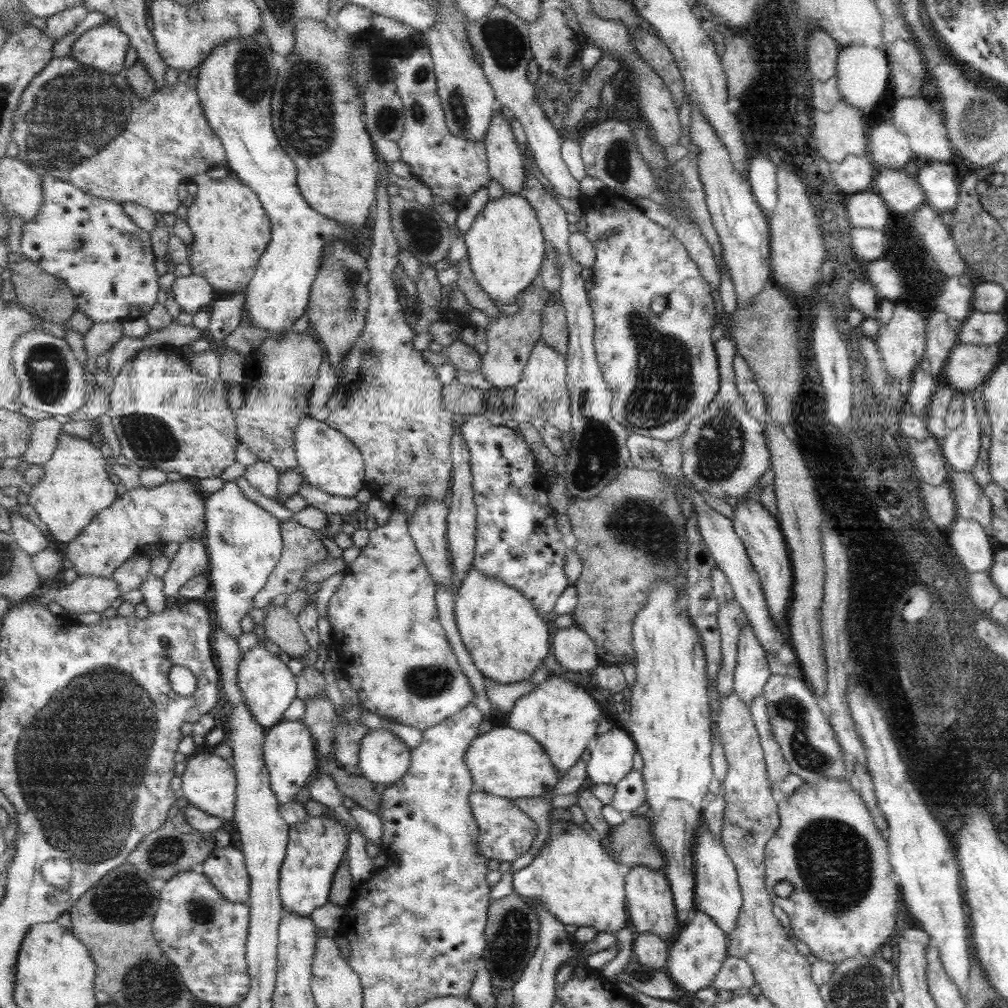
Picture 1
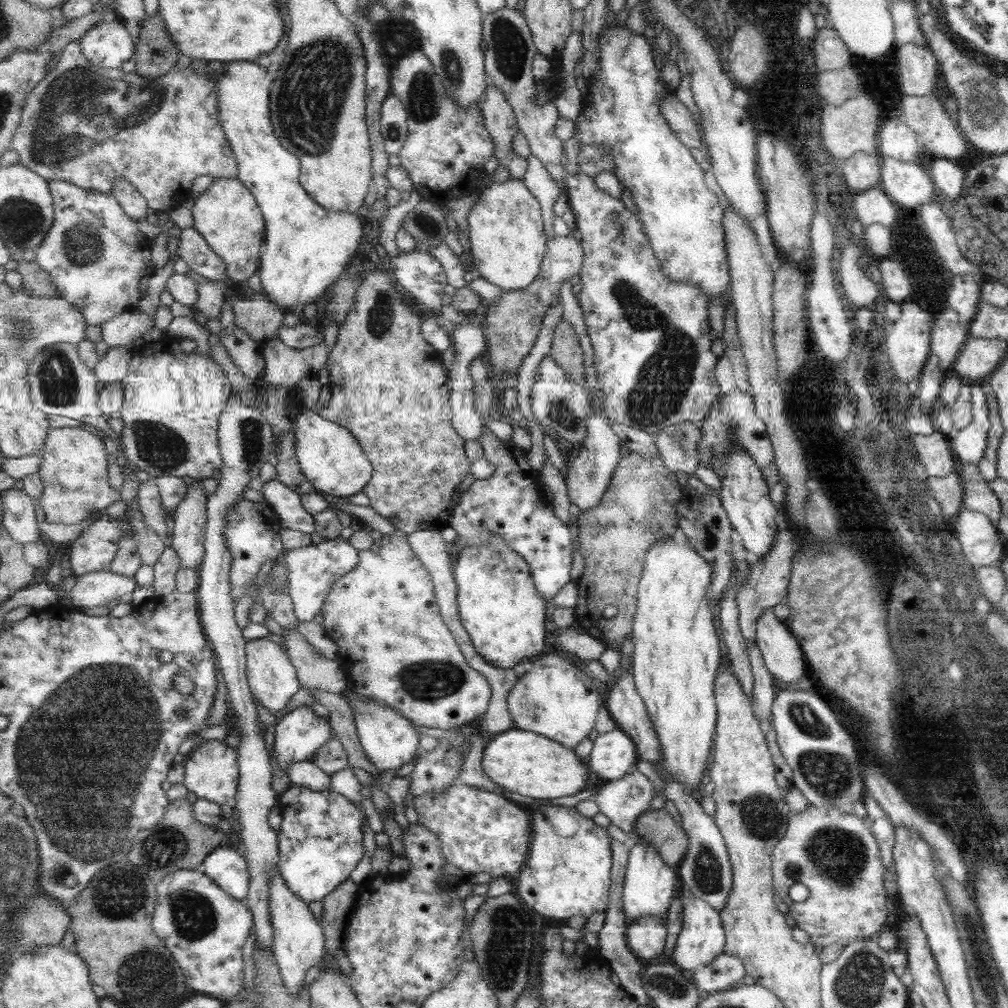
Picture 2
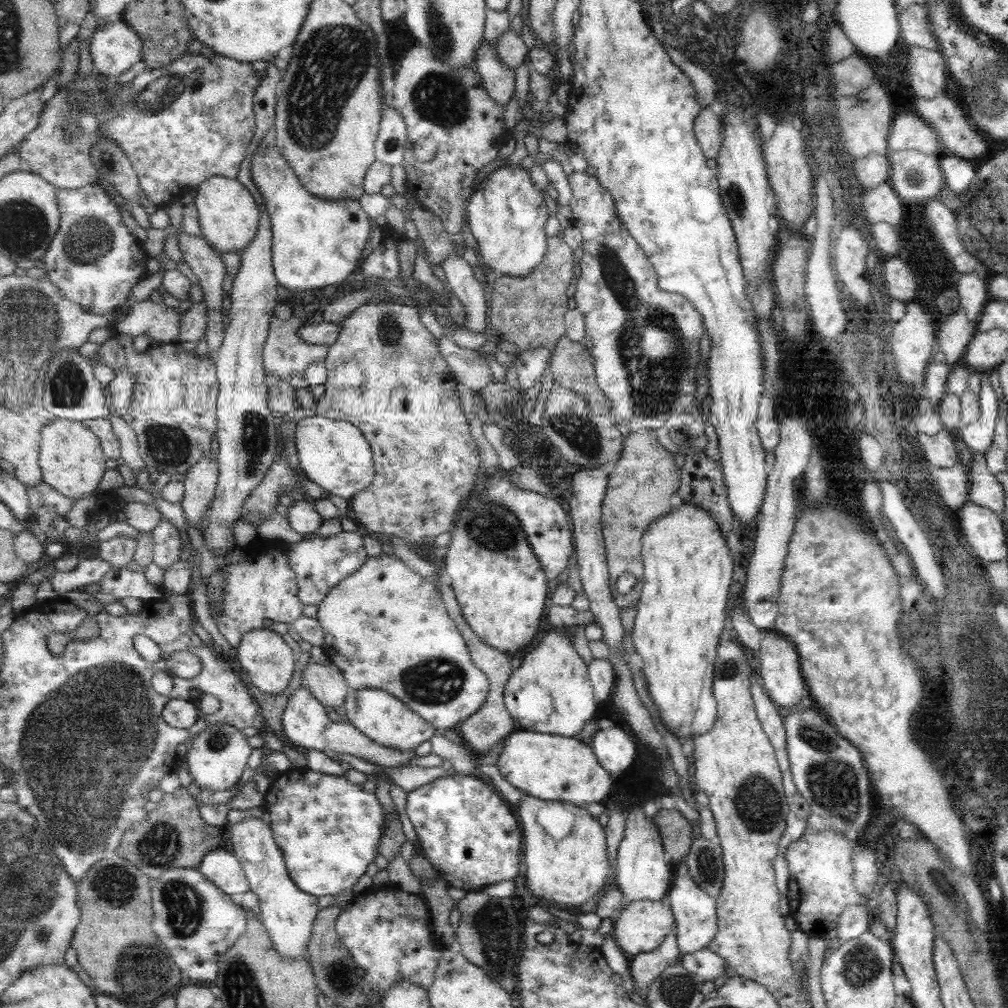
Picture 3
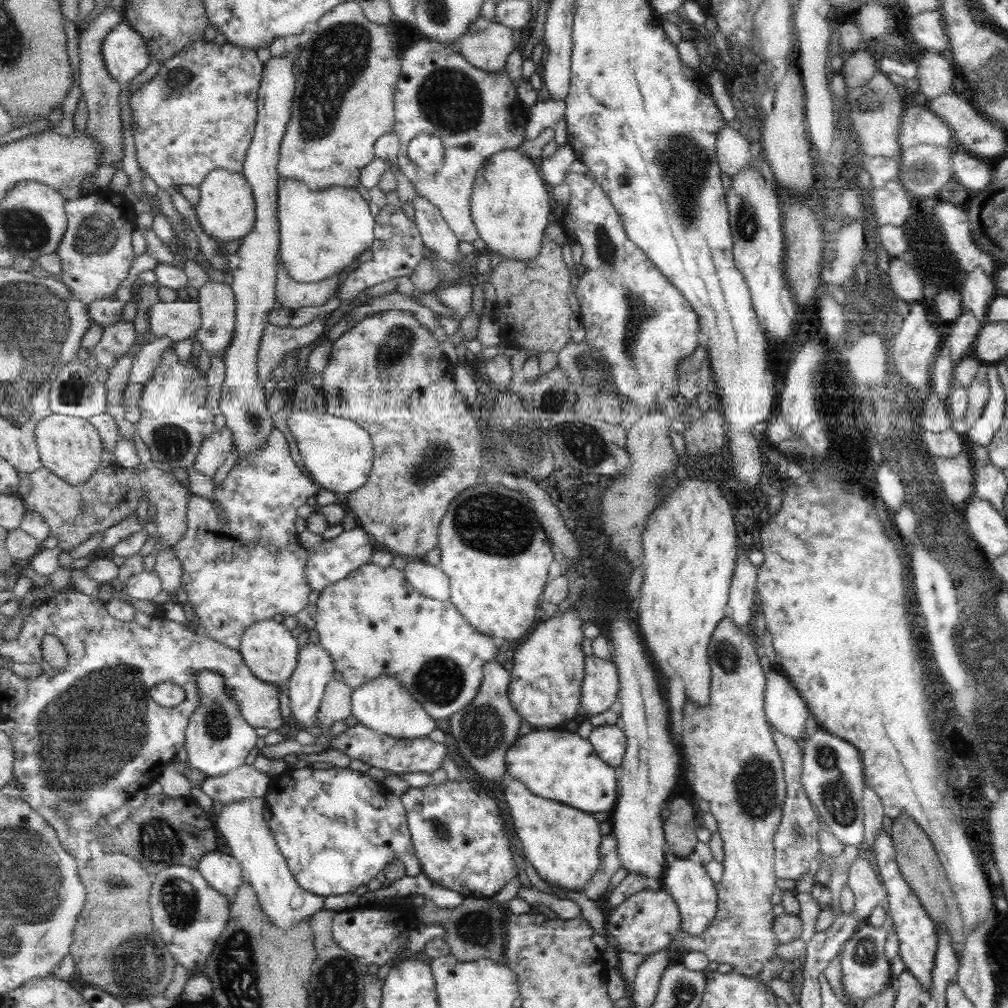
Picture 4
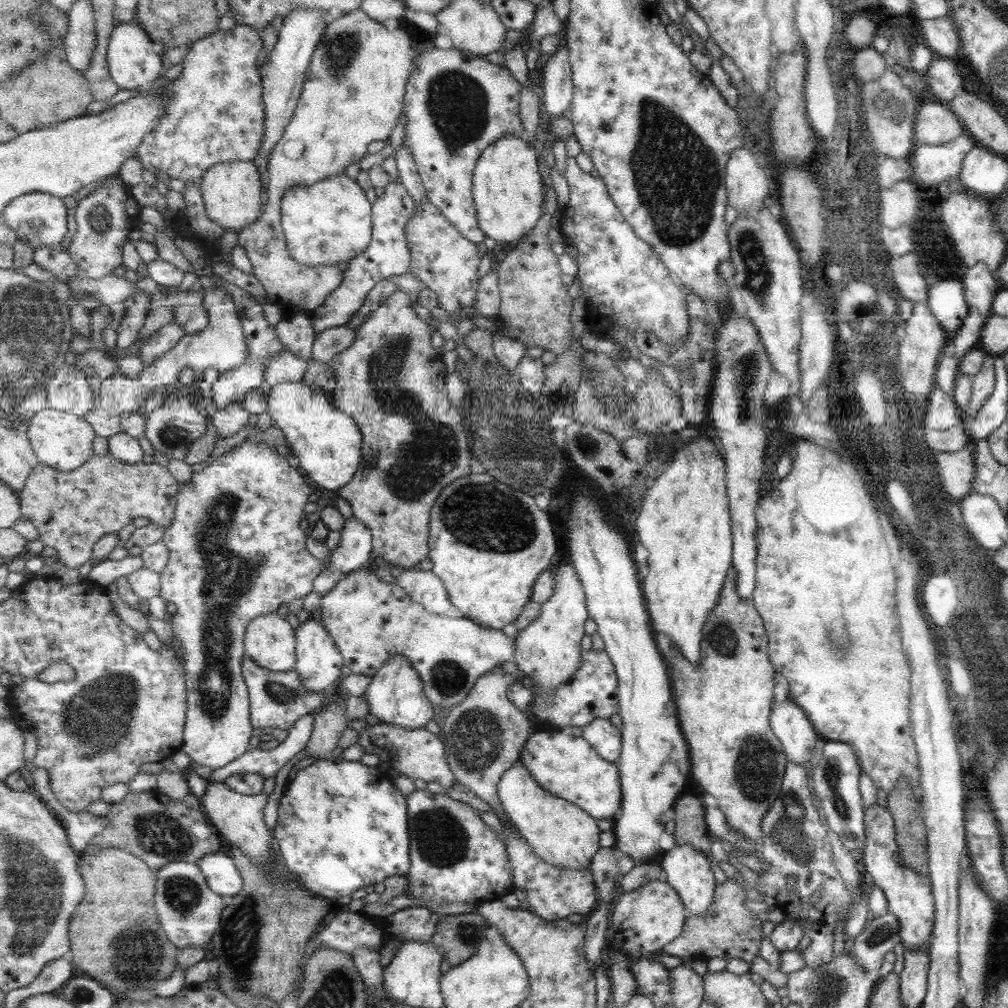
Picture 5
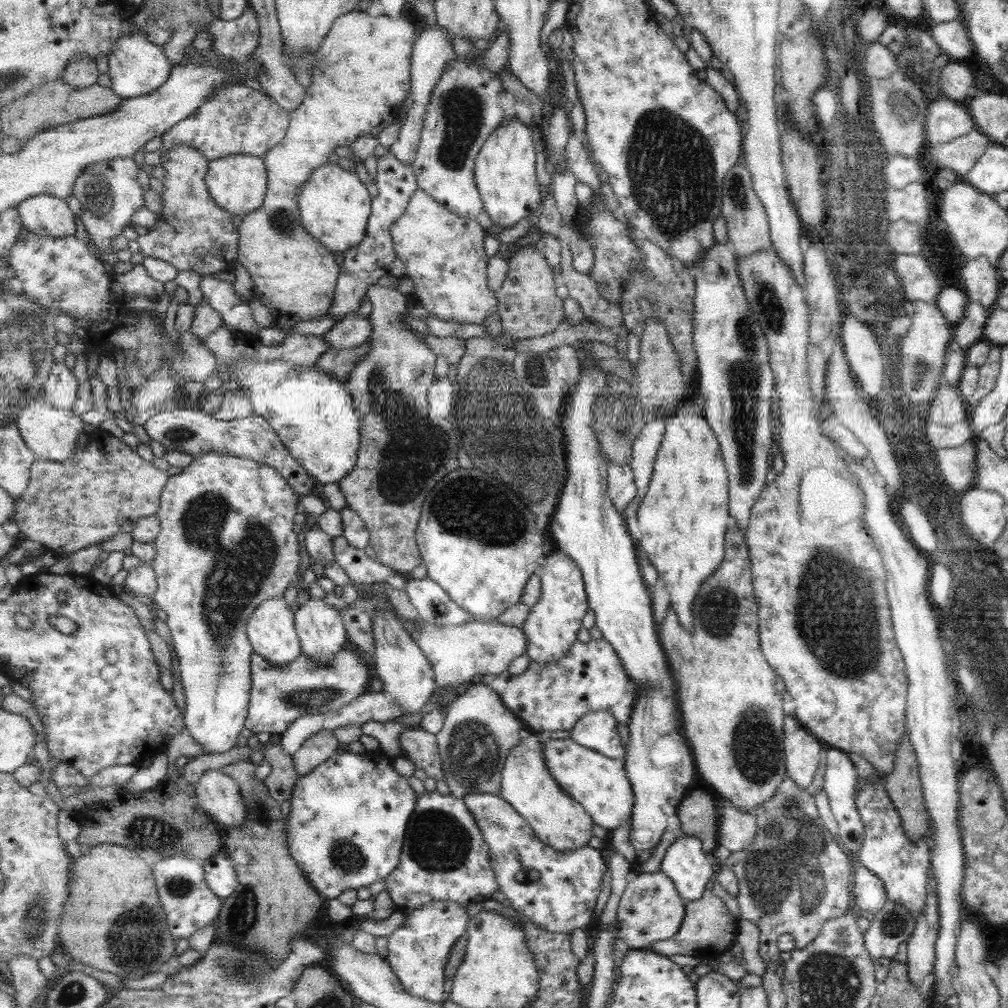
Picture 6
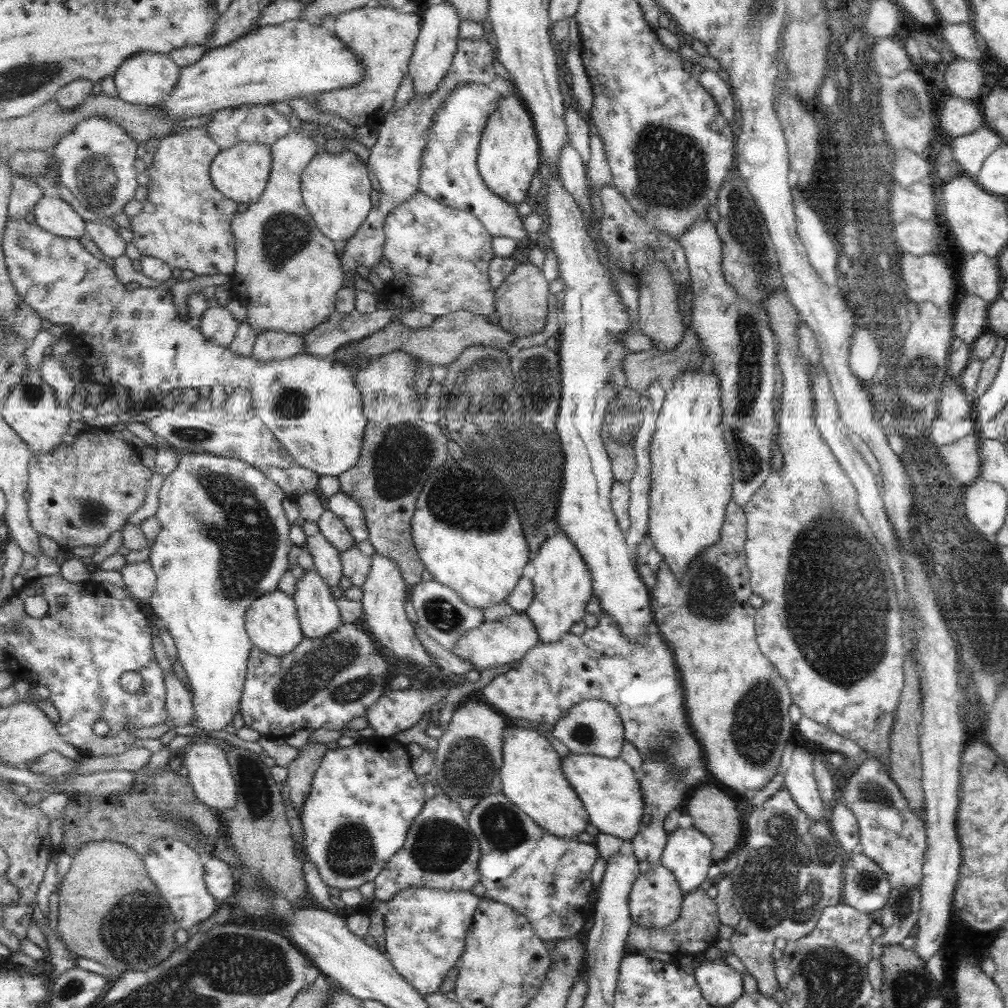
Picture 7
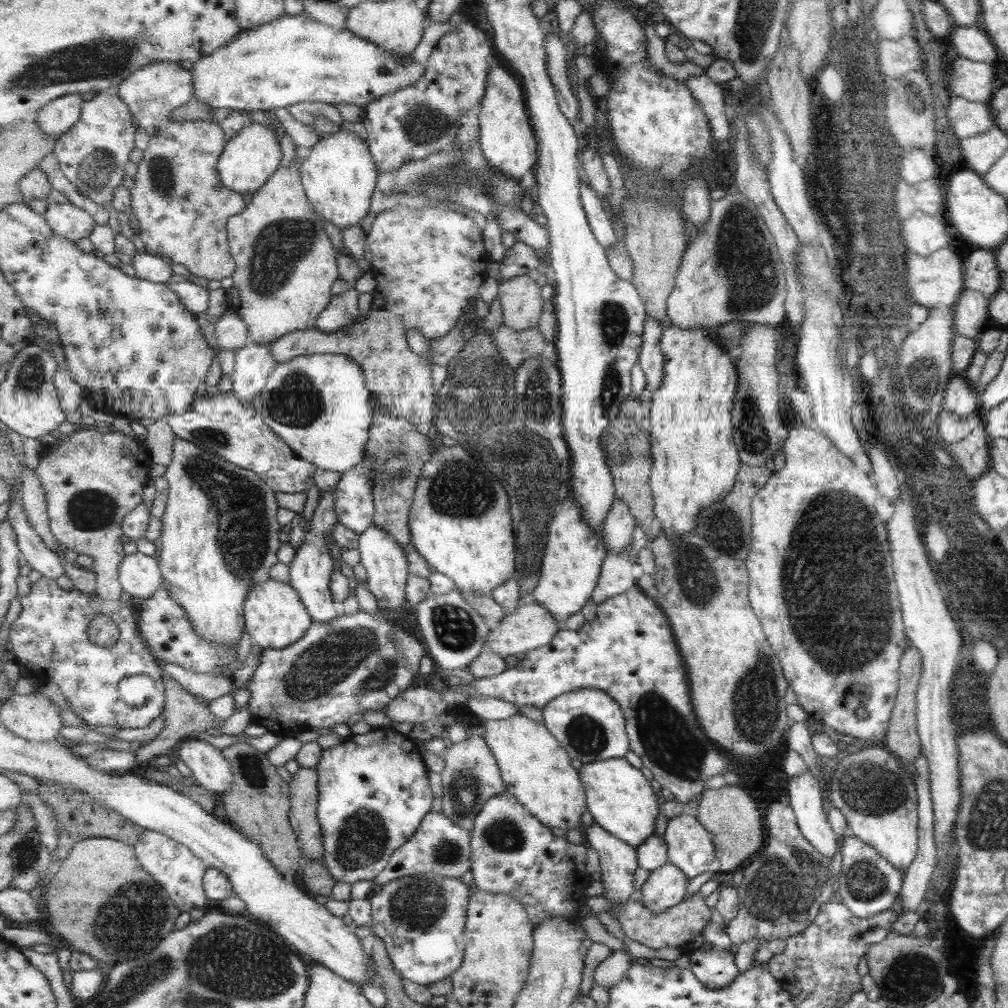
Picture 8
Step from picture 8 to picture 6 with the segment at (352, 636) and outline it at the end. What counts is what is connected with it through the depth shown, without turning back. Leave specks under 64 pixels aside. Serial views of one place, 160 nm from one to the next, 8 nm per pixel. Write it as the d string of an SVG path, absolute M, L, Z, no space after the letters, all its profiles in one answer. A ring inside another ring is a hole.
M348 641L330 662L318 662L303 653L293 663L282 666L271 664L265 656L255 652L252 656L253 688L246 728L253 734L265 731L282 735L291 723L302 716L338 711L369 692L369 682L373 676L371 661Z

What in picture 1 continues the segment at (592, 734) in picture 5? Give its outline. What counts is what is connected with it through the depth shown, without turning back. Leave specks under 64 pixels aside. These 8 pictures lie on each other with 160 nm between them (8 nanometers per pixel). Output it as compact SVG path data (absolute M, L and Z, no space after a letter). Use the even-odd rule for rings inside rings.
M615 728L597 740L589 759L589 776L596 784L619 784L633 771L633 754L638 745L630 733Z

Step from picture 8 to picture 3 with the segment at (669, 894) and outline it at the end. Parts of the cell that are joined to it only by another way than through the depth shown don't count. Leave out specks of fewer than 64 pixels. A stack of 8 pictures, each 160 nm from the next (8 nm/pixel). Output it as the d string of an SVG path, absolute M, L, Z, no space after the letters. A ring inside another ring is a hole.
M636 900L629 906L621 909L615 919L613 928L614 939L617 945L630 957L635 958L642 953L654 953L664 944L667 935L670 935L676 928L674 909L665 906L659 900Z

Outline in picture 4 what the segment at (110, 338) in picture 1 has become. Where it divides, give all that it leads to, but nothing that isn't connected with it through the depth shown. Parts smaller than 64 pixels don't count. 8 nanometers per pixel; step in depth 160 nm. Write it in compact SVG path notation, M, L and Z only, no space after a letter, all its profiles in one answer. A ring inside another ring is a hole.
M159 301L150 306L148 315L153 338L167 337L173 342L193 339L202 326L198 301Z

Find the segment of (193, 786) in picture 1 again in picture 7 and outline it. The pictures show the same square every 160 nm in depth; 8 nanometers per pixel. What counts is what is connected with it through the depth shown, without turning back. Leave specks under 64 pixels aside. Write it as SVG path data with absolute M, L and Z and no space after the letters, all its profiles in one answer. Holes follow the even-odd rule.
M178 450L179 467L164 480L160 492L160 507L156 517L161 523L162 529L160 535L151 542L150 563L154 571L158 573L158 587L155 589L154 595L149 599L149 603L153 613L161 616L166 621L166 628L172 634L175 644L178 648L178 658L186 671L188 684L192 693L192 703L194 704L196 721L194 726L203 731L209 732L225 732L227 726L235 720L235 716L241 713L242 696L246 687L246 678L248 668L250 667L250 654L254 649L254 641L251 640L248 630L246 629L246 615L250 611L251 604L255 603L260 596L278 590L279 580L283 578L283 574L289 570L289 554L293 550L293 542L289 538L289 530L291 523L286 515L286 509L283 501L286 499L286 492L265 473L260 472L253 465L247 464L246 461L237 460L234 457L217 456L207 452L185 452Z

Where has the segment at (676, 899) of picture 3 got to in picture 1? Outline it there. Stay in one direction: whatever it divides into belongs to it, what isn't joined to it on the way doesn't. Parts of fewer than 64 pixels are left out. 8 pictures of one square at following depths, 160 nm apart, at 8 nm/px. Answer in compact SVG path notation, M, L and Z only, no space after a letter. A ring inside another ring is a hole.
M697 910L686 926L681 928L675 941L671 942L670 956L666 964L667 972L688 998L696 992L709 988L717 971L726 957L727 936L706 912Z

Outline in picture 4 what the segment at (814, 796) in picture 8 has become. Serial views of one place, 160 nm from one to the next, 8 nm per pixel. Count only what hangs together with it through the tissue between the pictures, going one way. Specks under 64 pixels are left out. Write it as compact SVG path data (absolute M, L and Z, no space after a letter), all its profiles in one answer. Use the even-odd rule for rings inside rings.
M779 668L767 671L765 709L771 727L801 743L805 736L804 720L809 712L796 688Z

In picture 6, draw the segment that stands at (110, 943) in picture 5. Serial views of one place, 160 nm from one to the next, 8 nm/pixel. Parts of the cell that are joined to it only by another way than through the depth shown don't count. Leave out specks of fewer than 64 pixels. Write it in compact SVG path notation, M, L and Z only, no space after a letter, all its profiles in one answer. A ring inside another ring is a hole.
M106 843L96 845L88 854L74 859L72 868L73 890L71 890L67 908L64 908L63 924L59 926L59 943L64 952L69 953L76 962L117 974L117 976L129 976L129 978L150 974L149 970L153 968L155 962L173 961L177 952L176 937L170 931L166 909L162 905L154 878L154 870L142 856L122 845Z

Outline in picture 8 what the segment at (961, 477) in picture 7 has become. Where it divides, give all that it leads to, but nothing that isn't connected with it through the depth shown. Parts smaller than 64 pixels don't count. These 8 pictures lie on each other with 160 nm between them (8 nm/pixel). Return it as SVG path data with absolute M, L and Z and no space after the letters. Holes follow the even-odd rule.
M982 424L975 426L967 435L952 442L951 456L967 476L977 478L989 470L989 451L987 450L988 436Z

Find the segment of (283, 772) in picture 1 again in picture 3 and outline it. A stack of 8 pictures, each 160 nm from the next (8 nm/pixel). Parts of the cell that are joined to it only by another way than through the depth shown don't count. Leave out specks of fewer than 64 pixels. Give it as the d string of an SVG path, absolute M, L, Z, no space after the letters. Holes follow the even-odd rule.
M300 686L290 696L287 708L282 720L284 734L296 749L306 752L308 750L319 750L327 752L329 750L337 751L340 754L353 754L362 758L371 764L377 764L385 768L397 767L407 764L407 760L412 756L413 750L399 750L398 748L389 748L375 742L364 732L361 732L354 724L347 721L340 722L331 720L327 716L329 708L322 703L306 686Z

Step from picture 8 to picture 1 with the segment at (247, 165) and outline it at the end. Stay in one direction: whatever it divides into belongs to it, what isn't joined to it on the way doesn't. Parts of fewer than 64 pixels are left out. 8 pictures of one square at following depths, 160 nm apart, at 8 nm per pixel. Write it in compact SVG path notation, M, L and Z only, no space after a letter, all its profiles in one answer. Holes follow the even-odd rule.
M195 174L189 180L192 196L188 201L187 221L194 232L187 263L193 273L206 277L215 292L247 290L255 276L262 254L272 241L272 220L257 196L239 177L210 178Z

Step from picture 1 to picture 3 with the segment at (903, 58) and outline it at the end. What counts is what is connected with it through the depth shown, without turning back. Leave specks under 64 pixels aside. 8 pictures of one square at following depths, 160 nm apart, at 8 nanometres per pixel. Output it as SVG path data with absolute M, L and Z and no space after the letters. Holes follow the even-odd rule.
M910 46L907 52L906 76L913 94L930 99L943 90L948 70L945 61L937 50L927 50Z

